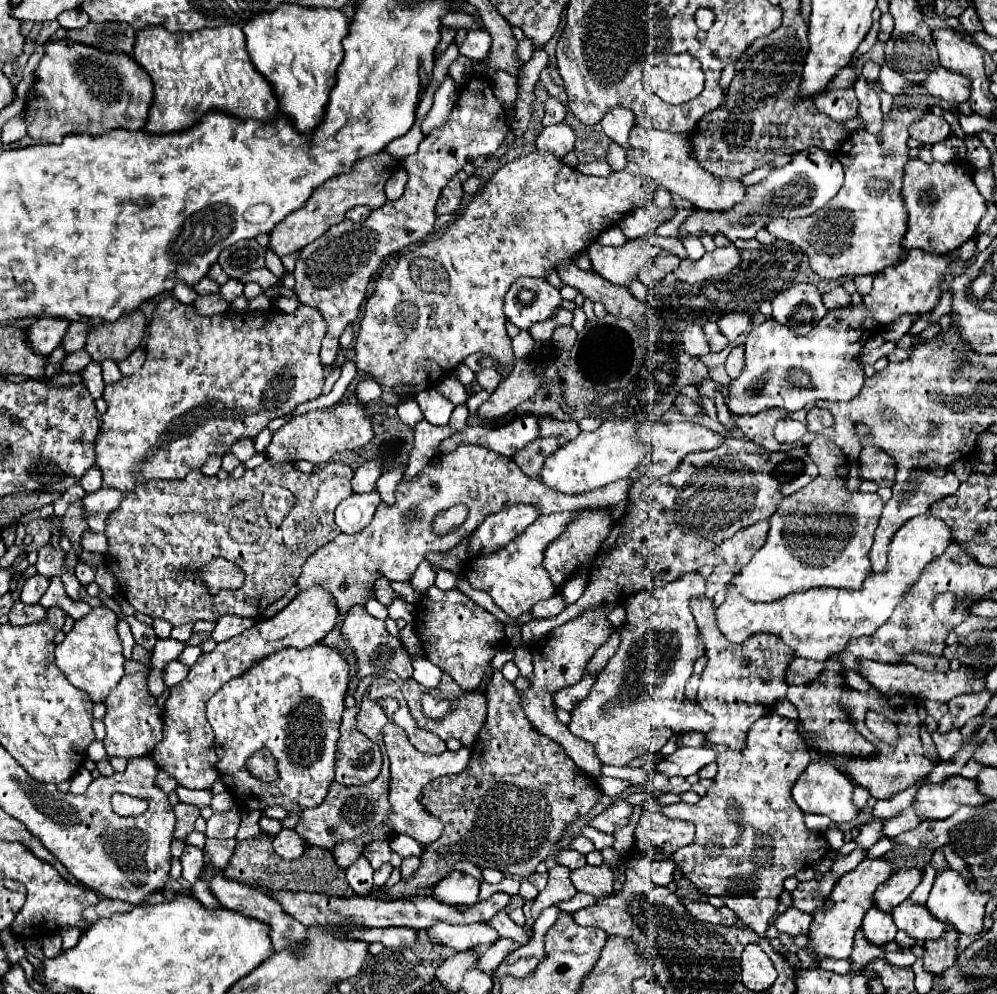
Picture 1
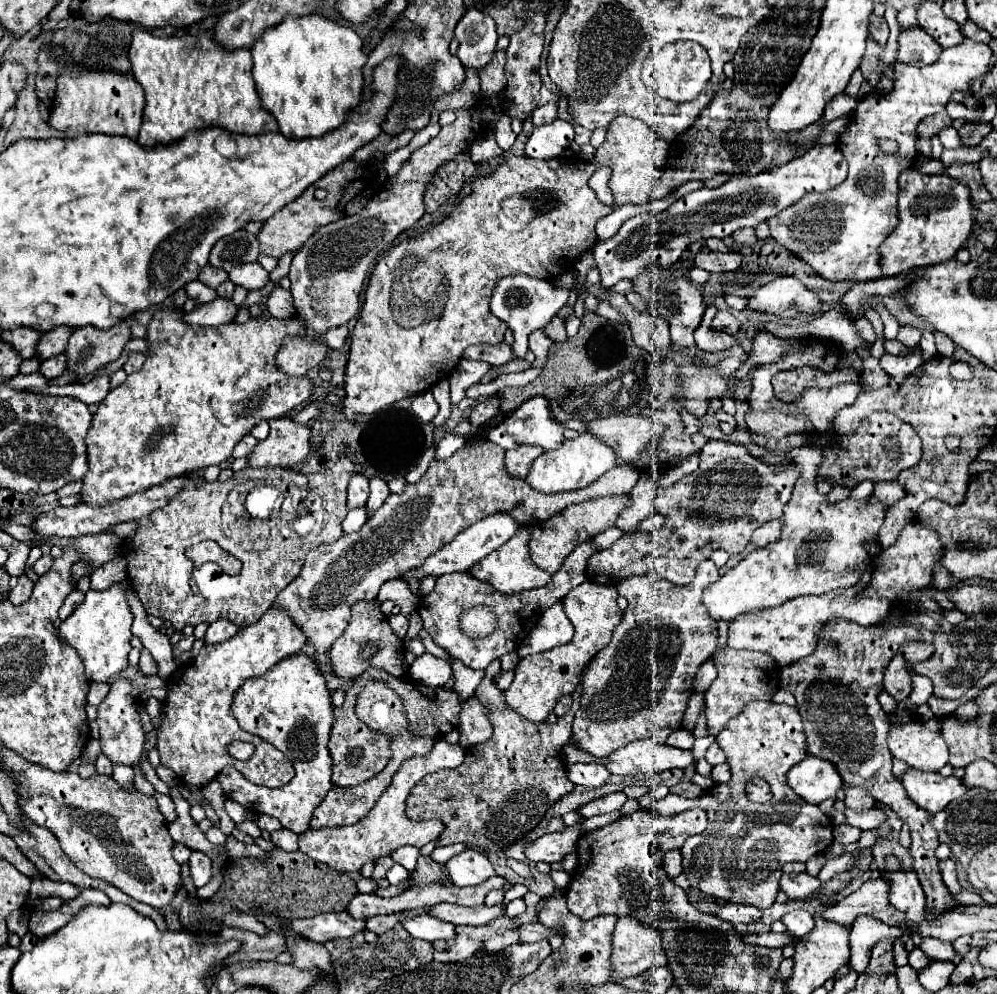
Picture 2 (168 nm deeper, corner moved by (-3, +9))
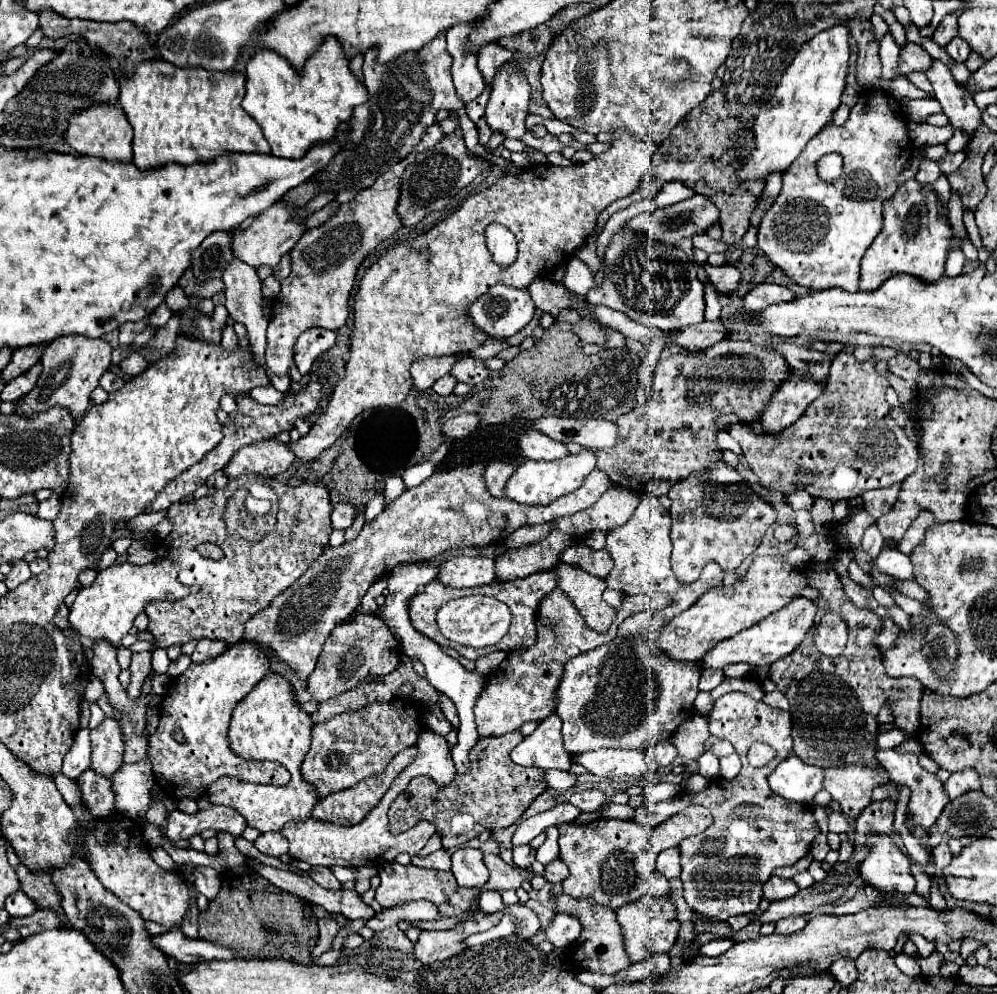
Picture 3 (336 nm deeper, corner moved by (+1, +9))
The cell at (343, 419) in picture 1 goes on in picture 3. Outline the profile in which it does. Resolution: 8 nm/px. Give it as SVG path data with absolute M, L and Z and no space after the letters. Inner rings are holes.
M276 438L256 442L252 446L240 448L224 468L228 478L238 478L246 474L260 474L272 478L274 474L284 472L294 462L294 454L288 444L278 442Z

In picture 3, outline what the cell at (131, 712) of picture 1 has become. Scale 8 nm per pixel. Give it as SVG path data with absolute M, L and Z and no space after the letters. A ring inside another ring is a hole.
M106 718L98 728L90 730L92 742L92 762L90 770L112 778L112 774L122 766L124 740L120 724L114 718Z

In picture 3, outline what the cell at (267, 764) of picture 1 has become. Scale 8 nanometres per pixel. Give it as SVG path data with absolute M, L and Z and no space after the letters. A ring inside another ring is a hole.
M238 642L214 660L190 664L182 676L168 684L164 700L158 708L160 724L156 734L150 736L148 754L154 778L170 800L196 800L206 794L214 780L226 774L256 784L288 784L290 774L284 766L276 762L244 760L230 752L226 742L232 710L266 674L268 658L264 648L250 642Z

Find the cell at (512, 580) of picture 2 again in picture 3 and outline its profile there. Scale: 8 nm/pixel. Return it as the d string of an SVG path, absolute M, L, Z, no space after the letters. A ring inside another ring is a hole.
M454 556L440 566L436 578L450 588L474 588L490 584L490 580L496 580L494 560L480 556Z

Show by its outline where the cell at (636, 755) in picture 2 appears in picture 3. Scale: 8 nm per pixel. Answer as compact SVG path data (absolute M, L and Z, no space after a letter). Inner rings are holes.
M594 750L572 756L574 764L580 764L588 774L604 778L624 778L624 776L642 776L650 772L650 752L646 750Z

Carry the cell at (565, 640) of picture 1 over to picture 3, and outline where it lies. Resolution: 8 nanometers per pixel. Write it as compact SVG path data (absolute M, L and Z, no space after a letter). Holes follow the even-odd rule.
M554 588L546 598L542 598L542 604L538 604L538 616L536 616L536 634L538 644L522 650L522 652L510 652L506 660L498 666L498 670L490 672L486 676L486 684L476 700L474 716L480 736L504 736L508 732L518 730L524 722L542 722L550 714L554 714L554 692L560 682L564 664L588 650L594 650L602 644L608 644L616 636L618 624L642 610L650 608L650 596L624 596L624 602L616 610L616 620L612 622L610 630L606 634L598 634L590 630L584 624L584 618L576 610L576 606L568 600L568 596L562 594L562 590ZM542 620L558 620L556 630L542 628Z

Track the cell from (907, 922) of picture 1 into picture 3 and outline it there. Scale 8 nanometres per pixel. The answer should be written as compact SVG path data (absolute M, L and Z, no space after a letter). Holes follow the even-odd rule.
M870 834L866 838L870 854L860 864L860 876L880 890L914 890L910 858L900 852L890 836Z

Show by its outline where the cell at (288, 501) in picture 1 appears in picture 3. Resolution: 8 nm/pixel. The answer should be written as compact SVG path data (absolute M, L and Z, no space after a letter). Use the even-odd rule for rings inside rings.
M244 476L244 478L236 478L236 480L230 480L224 490L216 490L212 496L204 496L204 498L198 498L198 500L194 500L194 502L176 502L176 504L172 504L172 506L168 508L168 518L174 522L174 530L172 530L172 534L170 534L166 540L160 540L160 542L156 544L158 560L162 560L162 558L176 560L176 562L182 566L182 570L184 570L182 574L190 576L190 582L196 582L196 586L200 586L200 590L198 590L196 594L192 594L192 596L186 596L186 598L178 600L178 602L162 602L162 600L160 600L160 602L150 602L150 604L146 606L146 616L148 616L148 620L150 620L148 630L152 632L156 646L166 650L166 648L170 648L170 646L174 646L174 644L180 644L180 646L182 646L182 644L186 644L186 642L190 642L190 640L200 640L200 638L222 640L222 642L226 642L226 644L230 644L230 646L236 644L236 642L240 642L240 640L242 640L242 634L244 634L244 624L246 624L256 612L260 612L262 608L266 608L266 606L268 606L278 594L282 594L288 586L292 586L292 584L310 568L310 564L324 552L324 548L328 546L328 536L330 536L330 532L332 532L332 526L330 526L330 512L332 512L330 496L328 496L328 490L326 490L324 484L302 484L302 486L298 486L298 488L290 488L290 486L282 486L280 482L270 480L270 478L262 478L262 476ZM202 542L214 542L216 546L220 546L222 552L224 552L222 560L208 560L208 558L200 556L196 548L198 548Z

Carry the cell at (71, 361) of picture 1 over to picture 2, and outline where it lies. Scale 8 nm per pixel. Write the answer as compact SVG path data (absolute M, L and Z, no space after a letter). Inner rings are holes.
M58 354L54 358L48 358L46 362L42 362L40 366L40 372L46 376L46 378L58 378L62 376L66 370L66 356L64 354Z

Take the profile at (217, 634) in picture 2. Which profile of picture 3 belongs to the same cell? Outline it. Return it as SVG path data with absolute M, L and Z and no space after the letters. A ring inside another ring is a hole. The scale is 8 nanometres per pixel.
M202 638L198 640L196 644L196 650L192 654L192 662L206 662L206 660L212 660L216 656L220 656L222 652L226 652L228 644L220 642L220 640L208 640L208 638Z

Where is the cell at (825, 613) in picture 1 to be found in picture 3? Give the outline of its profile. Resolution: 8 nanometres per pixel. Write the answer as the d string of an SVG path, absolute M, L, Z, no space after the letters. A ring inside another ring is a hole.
M794 598L790 604L786 604L786 608L780 608L778 612L772 612L768 618L760 620L758 624L754 624L754 626L742 630L740 634L720 642L714 650L710 650L702 658L702 668L722 670L724 666L738 664L738 662L746 662L754 668L770 666L772 662L780 660L782 656L788 656L794 648L798 648L798 644L804 640L806 632L812 628L814 616L816 616L816 606L812 604L812 600Z

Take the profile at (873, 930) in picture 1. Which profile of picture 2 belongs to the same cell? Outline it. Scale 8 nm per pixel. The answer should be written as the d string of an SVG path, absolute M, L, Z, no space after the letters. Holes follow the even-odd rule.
M858 916L854 920L854 928L850 932L850 968L856 972L864 972L870 960L870 950L878 940L894 940L900 938L902 930L896 930L894 926L882 924L874 920L874 916Z

